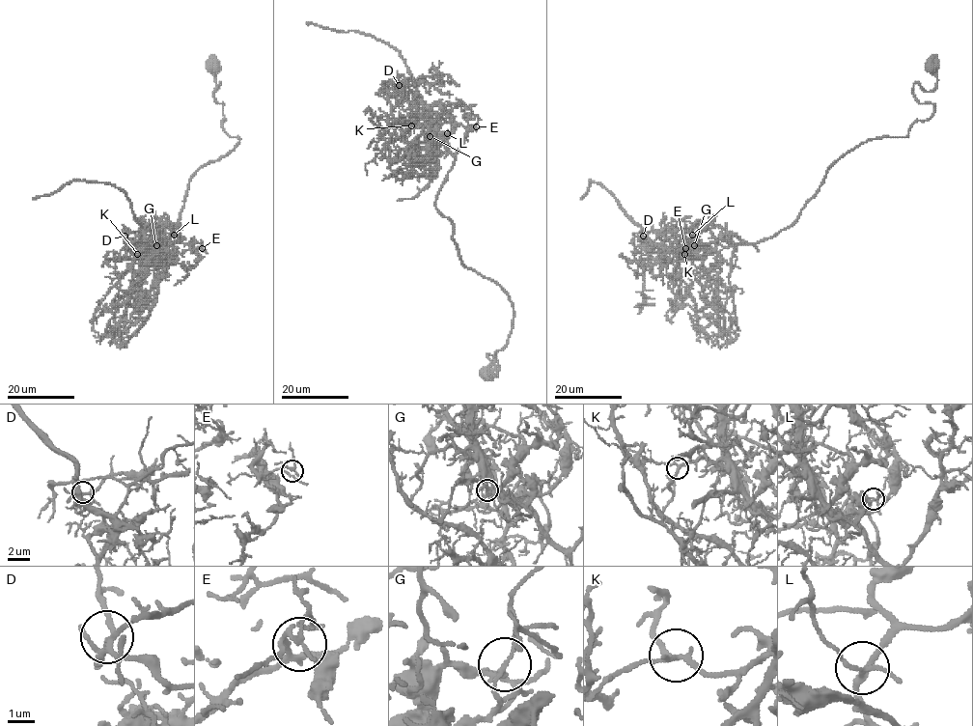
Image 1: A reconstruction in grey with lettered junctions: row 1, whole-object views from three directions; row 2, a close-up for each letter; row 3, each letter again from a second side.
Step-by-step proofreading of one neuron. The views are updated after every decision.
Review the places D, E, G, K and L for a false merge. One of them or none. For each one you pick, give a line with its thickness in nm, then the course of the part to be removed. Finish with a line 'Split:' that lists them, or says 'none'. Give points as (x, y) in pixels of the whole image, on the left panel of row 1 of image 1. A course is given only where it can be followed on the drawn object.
G: 140 nm | (155, 245), (163, 227), (157, 254), (142, 270), (128, 271), (109, 290), (96, 312), (96, 319), (107, 309)
Split: G

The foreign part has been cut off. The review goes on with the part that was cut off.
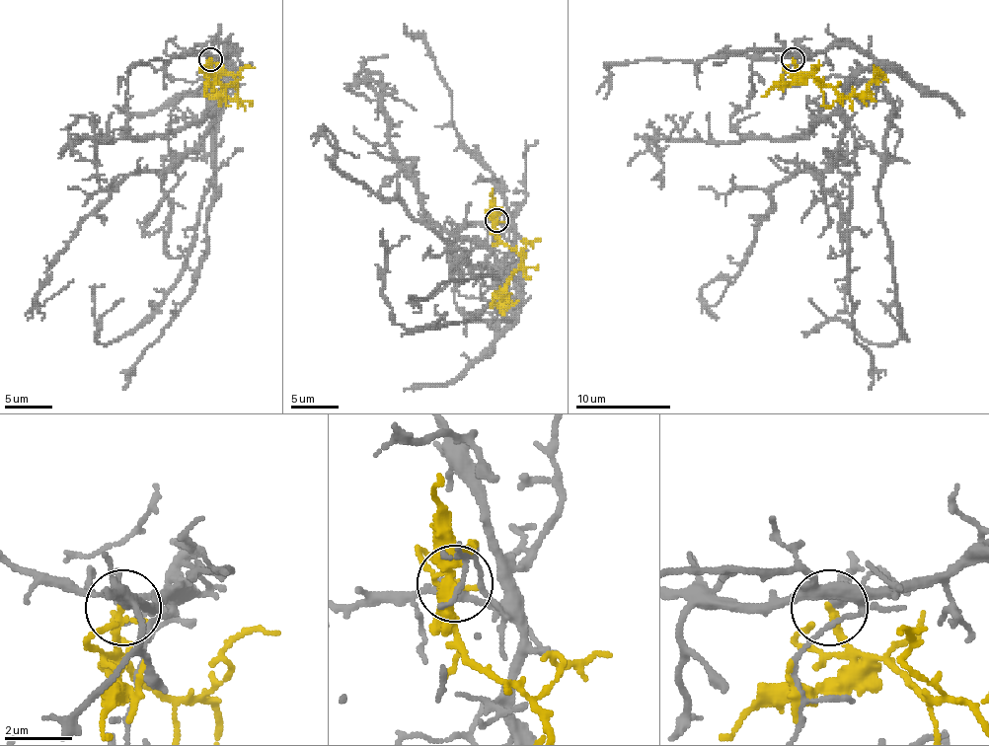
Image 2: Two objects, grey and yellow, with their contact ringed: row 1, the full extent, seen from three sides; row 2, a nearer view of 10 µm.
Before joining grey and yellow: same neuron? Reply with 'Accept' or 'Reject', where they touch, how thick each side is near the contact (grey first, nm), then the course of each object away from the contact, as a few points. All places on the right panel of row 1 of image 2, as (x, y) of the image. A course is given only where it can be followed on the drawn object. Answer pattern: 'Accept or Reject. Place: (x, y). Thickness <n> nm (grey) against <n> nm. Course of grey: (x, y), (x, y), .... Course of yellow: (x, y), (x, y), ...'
Reject. Place: (793, 59). Thickness 300 nm (grey) against 240 nm. Course of grey: (793, 58), (859, 45), (874, 62), (842, 99), (840, 156), (773, 188), (747, 262), (702, 299), (727, 279). Course of yellow: (793, 60), (799, 70), (811, 74), (823, 87), (830, 87), (842, 99), (859, 96), (875, 72), (874, 77)

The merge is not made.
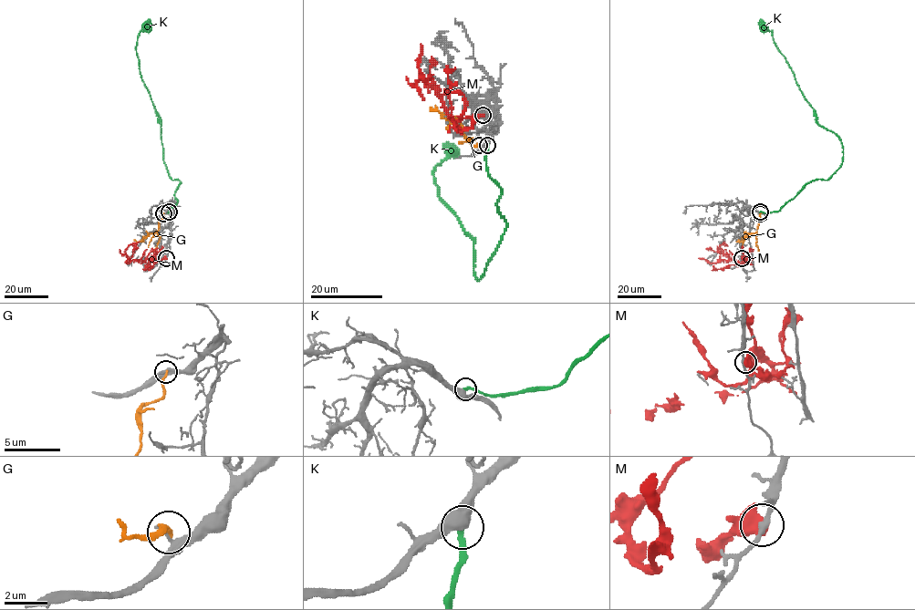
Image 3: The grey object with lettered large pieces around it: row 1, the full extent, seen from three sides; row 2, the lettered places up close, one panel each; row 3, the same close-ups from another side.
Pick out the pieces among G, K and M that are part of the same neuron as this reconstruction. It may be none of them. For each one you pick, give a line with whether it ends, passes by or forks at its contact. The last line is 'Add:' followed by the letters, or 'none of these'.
K: it ends
Add: K

